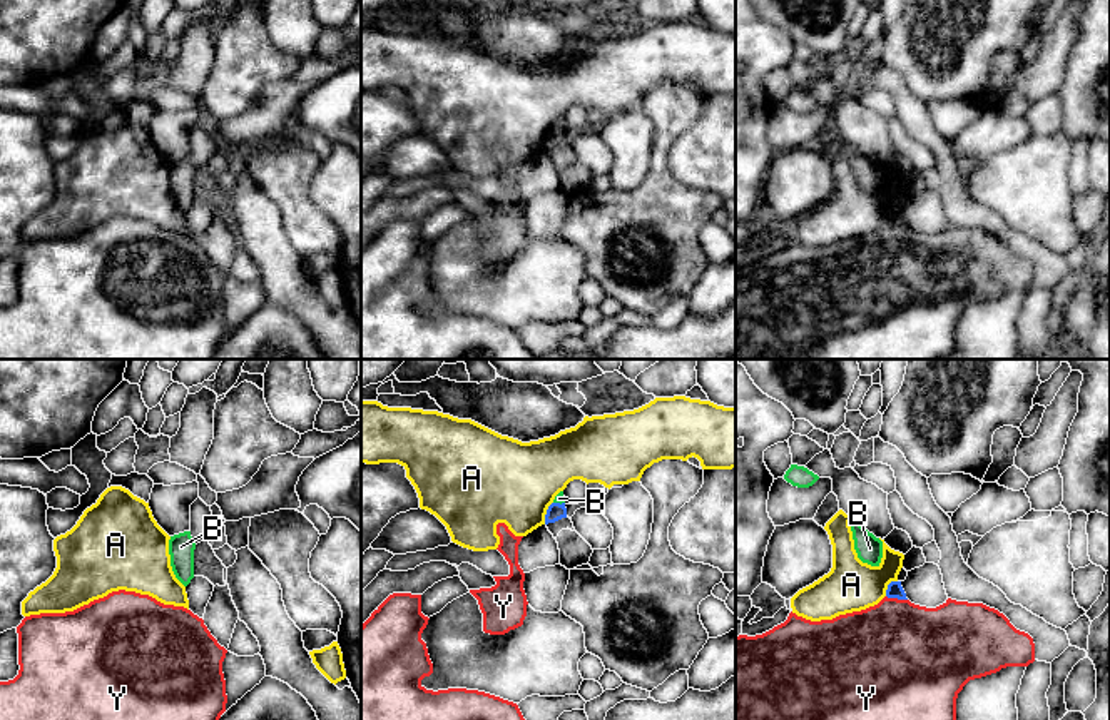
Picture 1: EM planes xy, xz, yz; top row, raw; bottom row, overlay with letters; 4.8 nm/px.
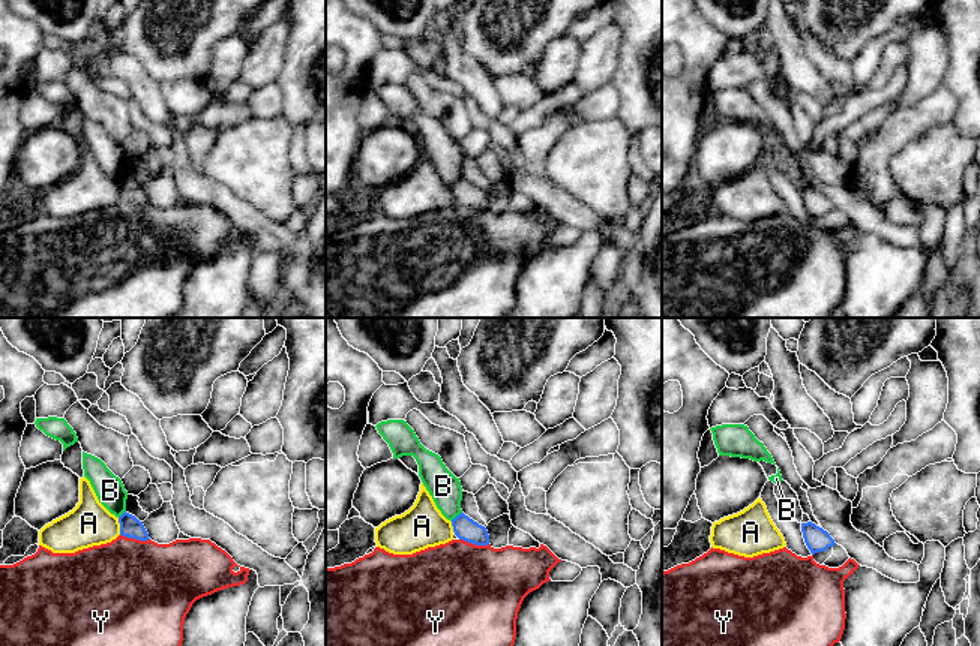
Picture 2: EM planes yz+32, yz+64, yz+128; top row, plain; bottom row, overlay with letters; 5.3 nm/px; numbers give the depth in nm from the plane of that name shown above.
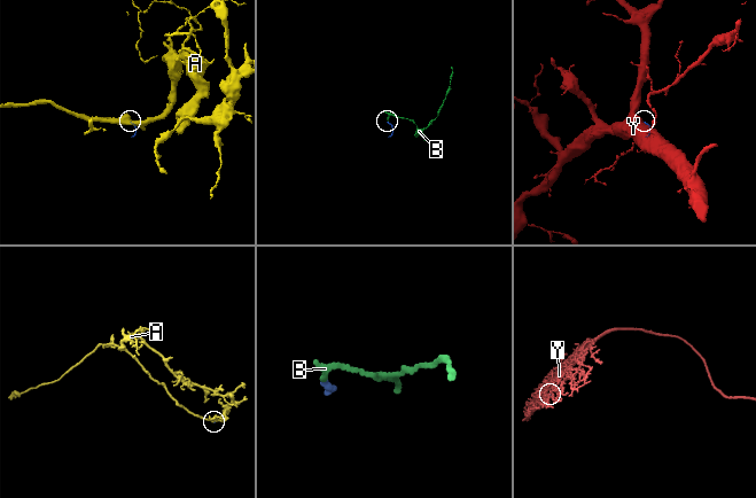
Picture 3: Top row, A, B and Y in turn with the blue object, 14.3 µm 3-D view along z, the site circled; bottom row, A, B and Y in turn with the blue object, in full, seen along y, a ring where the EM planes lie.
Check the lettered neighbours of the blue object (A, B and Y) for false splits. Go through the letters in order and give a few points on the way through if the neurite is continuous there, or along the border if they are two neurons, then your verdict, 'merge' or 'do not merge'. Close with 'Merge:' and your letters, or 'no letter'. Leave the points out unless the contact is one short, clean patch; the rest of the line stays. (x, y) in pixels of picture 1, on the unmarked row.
A: border along xz (552, 127), (544, 149); do not merge
B: border along xz (554, 127), (564, 129); do not merge
Y: border along yz (886, 221), (906, 226); do not merge
Merge: no letter

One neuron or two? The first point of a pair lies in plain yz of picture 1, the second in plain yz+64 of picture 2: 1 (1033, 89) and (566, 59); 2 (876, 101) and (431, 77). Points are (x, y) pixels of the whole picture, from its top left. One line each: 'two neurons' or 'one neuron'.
1: two neurons
2: one neuron

